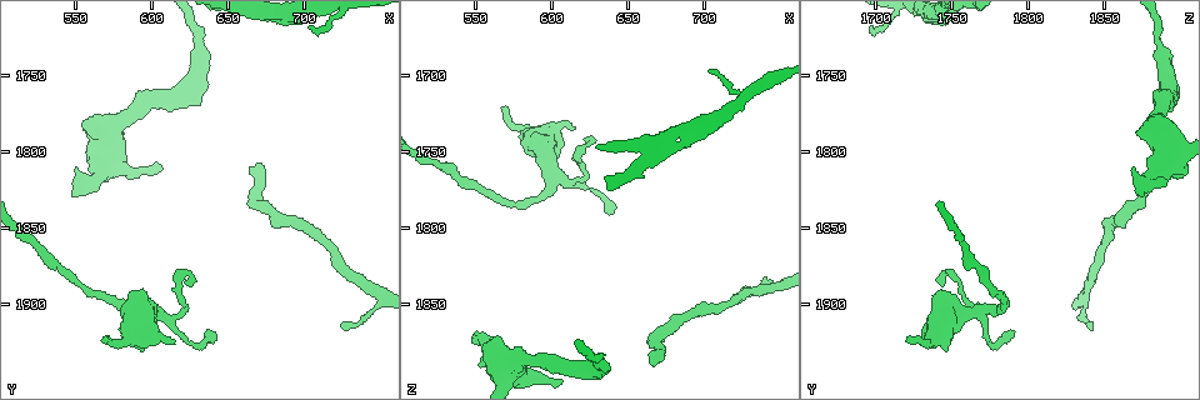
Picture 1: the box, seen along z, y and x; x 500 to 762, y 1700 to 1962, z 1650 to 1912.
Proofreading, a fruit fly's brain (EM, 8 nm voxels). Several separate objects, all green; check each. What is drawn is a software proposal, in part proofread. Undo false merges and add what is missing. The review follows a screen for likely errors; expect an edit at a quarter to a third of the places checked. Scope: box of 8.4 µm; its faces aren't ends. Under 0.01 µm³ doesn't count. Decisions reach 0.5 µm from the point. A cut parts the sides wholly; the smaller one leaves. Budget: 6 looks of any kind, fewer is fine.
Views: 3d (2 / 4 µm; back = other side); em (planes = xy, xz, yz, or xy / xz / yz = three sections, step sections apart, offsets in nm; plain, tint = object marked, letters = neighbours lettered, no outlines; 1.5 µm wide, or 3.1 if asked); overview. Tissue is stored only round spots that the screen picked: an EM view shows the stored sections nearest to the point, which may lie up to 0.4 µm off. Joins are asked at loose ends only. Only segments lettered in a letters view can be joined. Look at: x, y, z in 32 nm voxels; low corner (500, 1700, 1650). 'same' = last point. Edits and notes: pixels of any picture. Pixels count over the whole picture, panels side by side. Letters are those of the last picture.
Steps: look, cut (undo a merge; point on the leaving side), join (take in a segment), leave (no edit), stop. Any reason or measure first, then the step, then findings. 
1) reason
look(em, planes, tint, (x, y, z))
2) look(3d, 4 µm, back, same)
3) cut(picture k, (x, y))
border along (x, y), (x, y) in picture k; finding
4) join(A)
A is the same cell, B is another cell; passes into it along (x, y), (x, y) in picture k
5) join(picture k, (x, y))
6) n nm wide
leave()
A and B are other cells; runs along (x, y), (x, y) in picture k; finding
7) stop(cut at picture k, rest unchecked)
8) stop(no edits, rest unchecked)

look(em, 3.1 µm, planes, letters, (636, 1916, 1790))

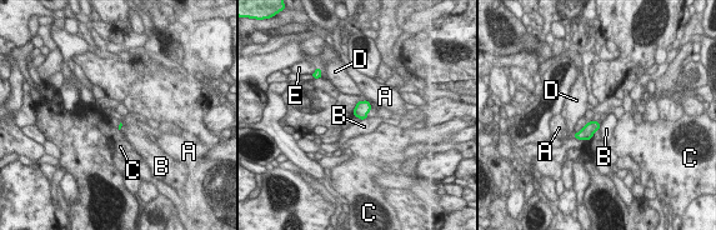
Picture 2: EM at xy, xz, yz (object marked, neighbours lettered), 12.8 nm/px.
E touches over 190 nm
leave()
A, B, C, D and E are other cells; none of them fits

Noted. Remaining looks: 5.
tapers out
look(em, planes, letters, (570, 1922, 1718))

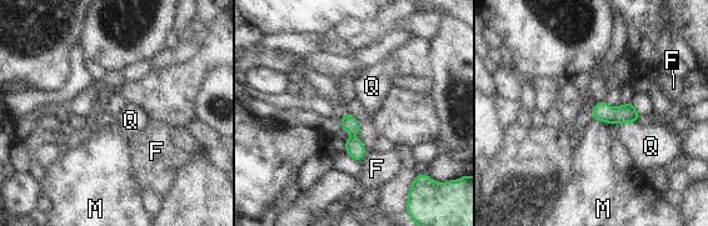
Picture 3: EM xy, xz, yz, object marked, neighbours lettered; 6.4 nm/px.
leave()
F, M and Q are other cells; border along (637, 120), (617, 125) in picture 3; none of them fits

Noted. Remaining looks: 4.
tapers out
look(em, xz, step 8, tint, (704, 1716, 1696))

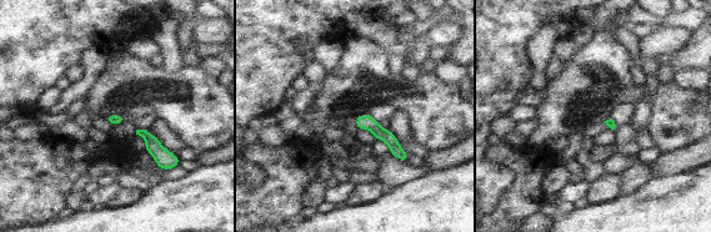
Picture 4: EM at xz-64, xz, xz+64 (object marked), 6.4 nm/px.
cut it another way
look(em, planes, letters, same)

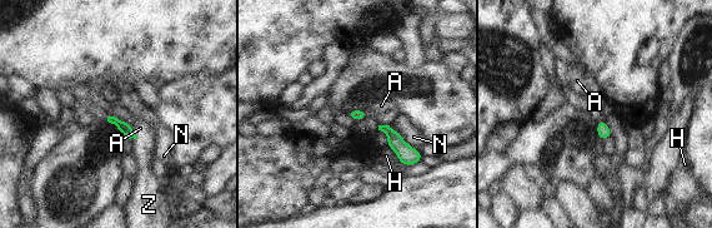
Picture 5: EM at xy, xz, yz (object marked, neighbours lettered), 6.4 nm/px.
leave()
A, H, N and Z are other cells; no lettered segment goes on from it

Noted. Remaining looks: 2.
stop(no edits, rest unchecked)

